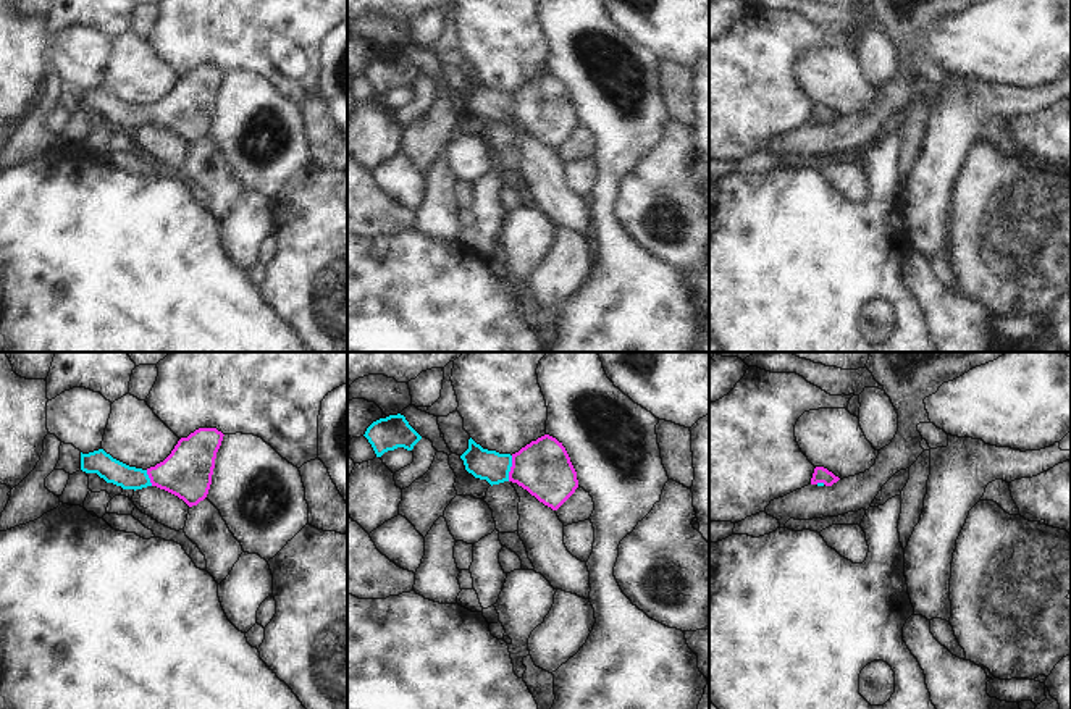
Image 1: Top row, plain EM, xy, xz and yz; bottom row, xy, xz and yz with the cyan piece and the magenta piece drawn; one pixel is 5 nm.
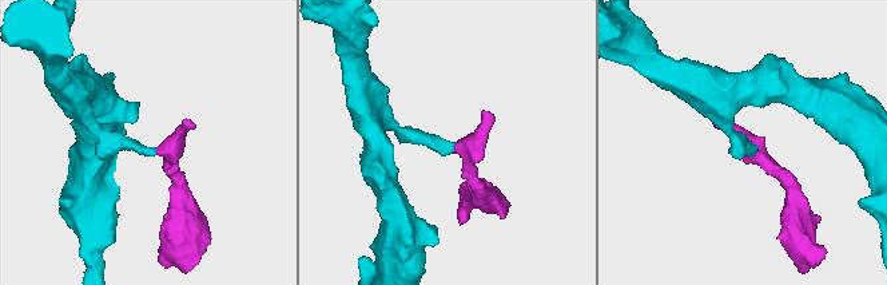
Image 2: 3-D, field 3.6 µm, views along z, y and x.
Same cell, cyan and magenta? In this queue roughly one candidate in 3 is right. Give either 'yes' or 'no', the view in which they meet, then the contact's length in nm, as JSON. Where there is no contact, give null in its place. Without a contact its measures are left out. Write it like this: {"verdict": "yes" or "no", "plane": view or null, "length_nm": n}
{"verdict": "yes", "plane": "xz", "length_nm": 130}

